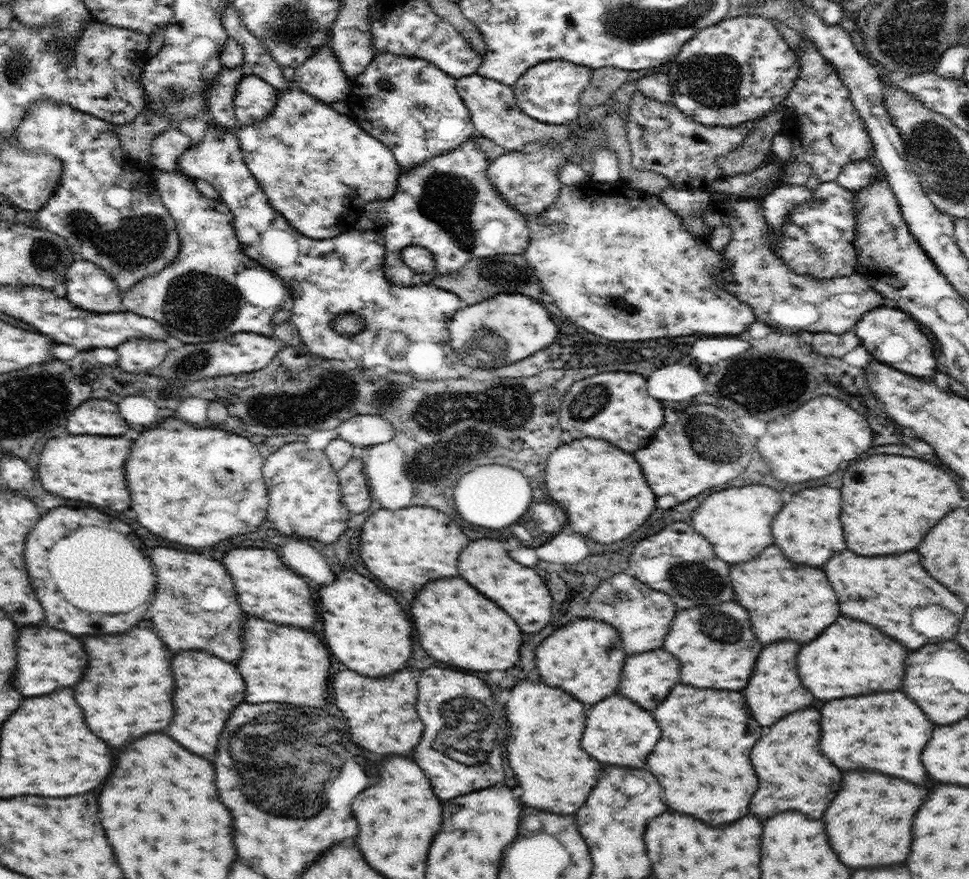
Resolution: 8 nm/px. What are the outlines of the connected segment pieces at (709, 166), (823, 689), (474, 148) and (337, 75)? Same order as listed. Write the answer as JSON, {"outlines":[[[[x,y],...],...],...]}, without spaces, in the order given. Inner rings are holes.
{"outlines":[[[[640,92],[634,95],[625,120],[629,147],[631,148],[629,154],[631,165],[636,170],[657,172],[669,178],[676,187],[696,192],[709,190],[710,186],[713,186],[718,179],[724,177],[721,174],[721,169],[715,163],[716,158],[736,150],[755,125],[752,120],[733,127],[701,125],[680,111],[672,101],[658,102],[653,98],[642,95]]],[[[840,616],[798,654],[798,672],[804,686],[820,700],[898,690],[904,680],[906,648],[872,624]]],[[[473,135],[452,152],[433,156],[409,171],[402,171],[398,177],[397,190],[388,200],[374,200],[366,204],[364,214],[375,222],[375,230],[385,238],[383,271],[390,283],[428,285],[436,275],[459,271],[470,258],[504,253],[523,255],[527,251],[530,242],[528,217],[514,210],[500,197],[487,176],[489,162]],[[410,245],[418,245],[431,252],[436,263],[432,272],[418,274],[402,260],[401,250]]],[[[329,38],[329,44],[320,46],[320,49],[314,53],[314,56],[295,68],[295,76],[292,81],[302,90],[309,92],[314,98],[328,105],[344,101],[350,94],[352,83],[352,80],[342,70],[342,65],[338,63],[338,57],[334,55],[331,40],[332,38]]]]}

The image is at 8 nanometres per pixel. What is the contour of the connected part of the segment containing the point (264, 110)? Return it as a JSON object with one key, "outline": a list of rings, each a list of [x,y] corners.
{"outline":[[[248,73],[241,78],[233,100],[236,129],[262,120],[273,112],[278,91],[262,77]]]}

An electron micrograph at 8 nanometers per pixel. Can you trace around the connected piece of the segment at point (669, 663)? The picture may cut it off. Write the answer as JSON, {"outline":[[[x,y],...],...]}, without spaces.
{"outline":[[[658,648],[654,652],[634,654],[624,664],[624,672],[622,672],[622,682],[620,682],[618,694],[622,692],[627,699],[634,700],[636,704],[646,708],[646,710],[652,710],[668,696],[672,686],[678,684],[678,676],[680,676],[680,664],[678,664],[678,658],[670,656],[670,652]]]}

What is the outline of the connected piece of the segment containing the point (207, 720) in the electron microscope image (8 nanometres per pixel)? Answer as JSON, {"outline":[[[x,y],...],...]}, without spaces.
{"outline":[[[186,650],[178,652],[172,660],[172,672],[176,680],[174,692],[174,720],[168,726],[168,734],[194,754],[208,756],[216,752],[220,732],[226,726],[232,708],[244,700],[244,680],[234,664],[218,660],[208,652]]]}

